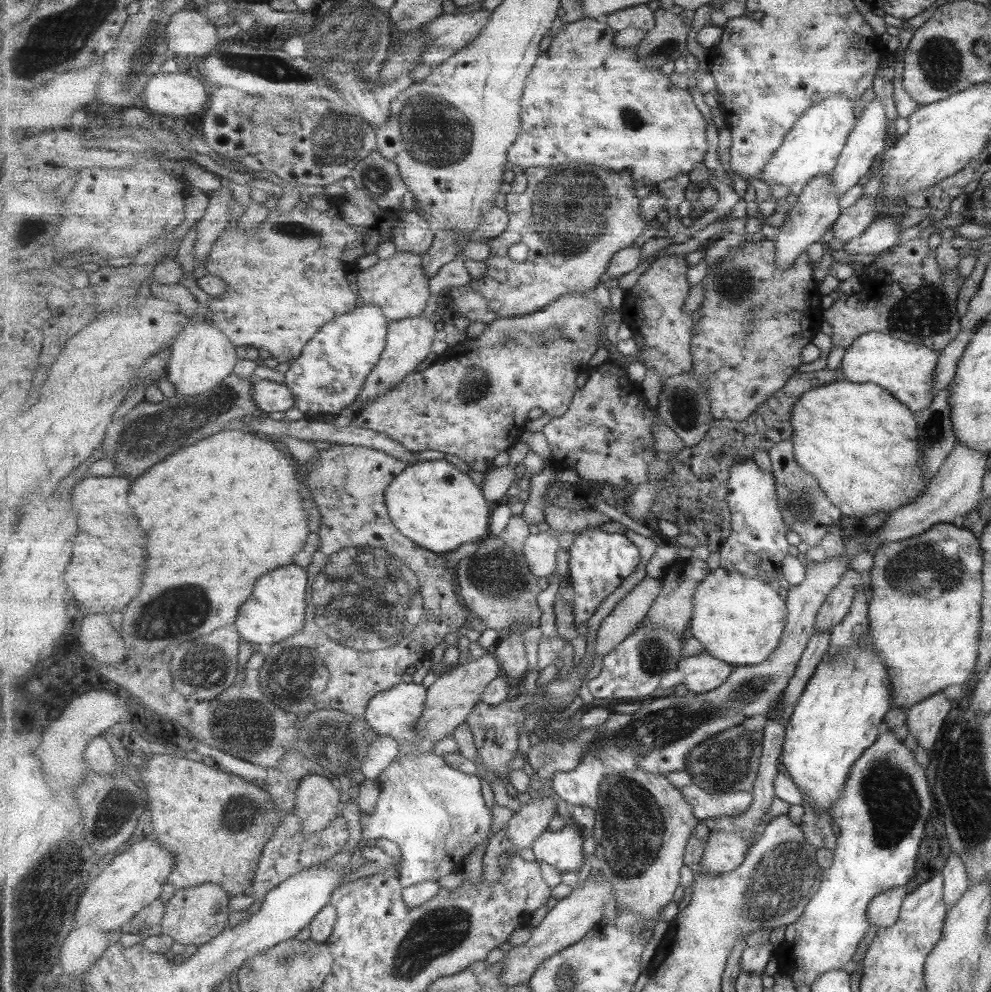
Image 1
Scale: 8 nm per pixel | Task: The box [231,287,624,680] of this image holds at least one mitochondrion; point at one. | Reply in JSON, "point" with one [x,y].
{"point":[500,576]}

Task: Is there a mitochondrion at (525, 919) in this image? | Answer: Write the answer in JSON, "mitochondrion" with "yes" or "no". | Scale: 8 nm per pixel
{"mitochondrion":"no"}

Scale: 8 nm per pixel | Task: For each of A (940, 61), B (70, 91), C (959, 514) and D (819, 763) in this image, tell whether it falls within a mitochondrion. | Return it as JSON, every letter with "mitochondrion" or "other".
{"A":"mitochondrion","B":"other","C":"other","D":"other"}

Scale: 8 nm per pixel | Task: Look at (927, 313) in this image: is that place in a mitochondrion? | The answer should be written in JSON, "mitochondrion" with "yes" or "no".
{"mitochondrion":"yes"}

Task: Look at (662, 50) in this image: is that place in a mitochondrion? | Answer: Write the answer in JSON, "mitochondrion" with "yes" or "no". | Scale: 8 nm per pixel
{"mitochondrion":"yes"}

